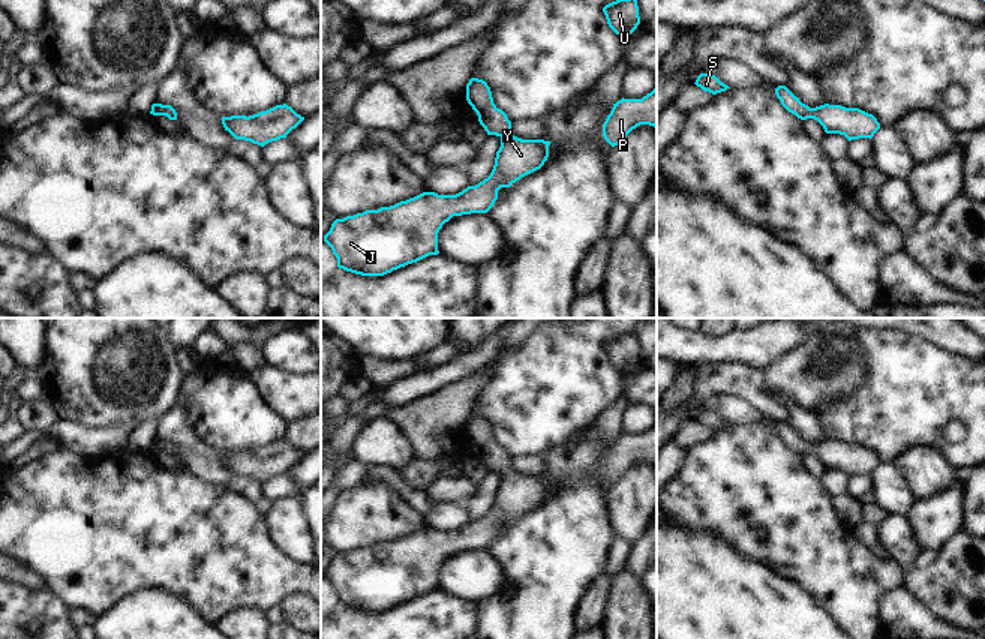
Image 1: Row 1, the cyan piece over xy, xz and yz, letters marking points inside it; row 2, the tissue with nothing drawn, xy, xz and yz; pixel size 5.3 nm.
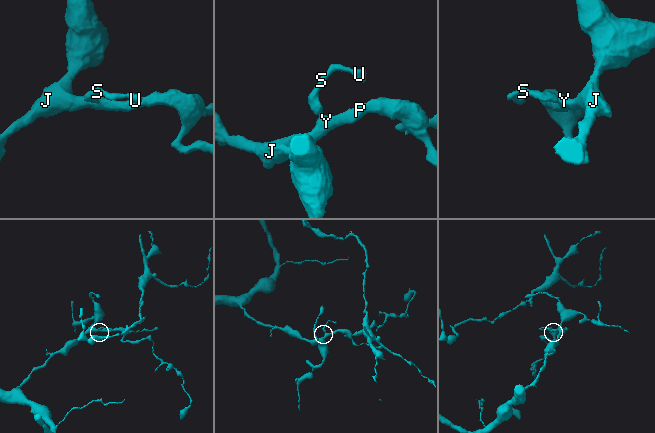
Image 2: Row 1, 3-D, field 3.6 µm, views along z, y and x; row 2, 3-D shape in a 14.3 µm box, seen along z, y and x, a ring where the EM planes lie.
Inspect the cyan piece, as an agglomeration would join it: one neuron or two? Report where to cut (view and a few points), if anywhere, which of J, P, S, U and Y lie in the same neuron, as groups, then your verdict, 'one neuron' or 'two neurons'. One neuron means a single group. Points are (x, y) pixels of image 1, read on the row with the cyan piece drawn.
cut none; groups J P S U Y; one neuron

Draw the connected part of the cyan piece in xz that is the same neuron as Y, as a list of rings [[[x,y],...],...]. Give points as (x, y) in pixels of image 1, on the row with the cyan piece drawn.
[[[471,78],[466,100],[487,135],[501,138],[490,176],[456,195],[423,192],[390,207],[336,219],[324,242],[336,255],[339,268],[361,276],[384,276],[438,255],[438,232],[445,222],[453,216],[487,213],[501,188],[510,188],[544,165],[550,141],[514,136],[511,122],[493,104],[486,81]]]

